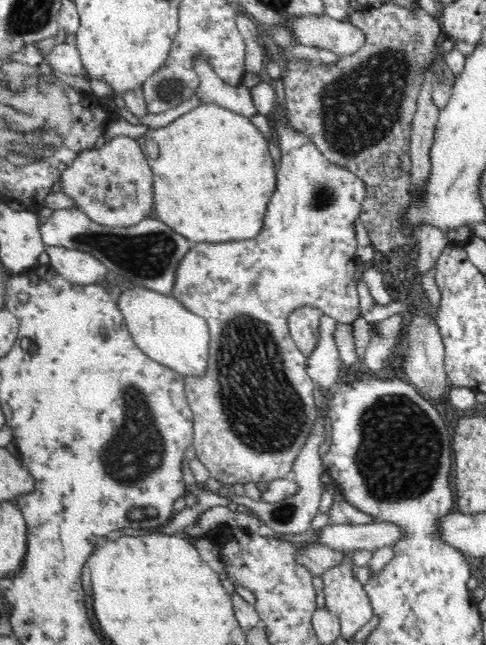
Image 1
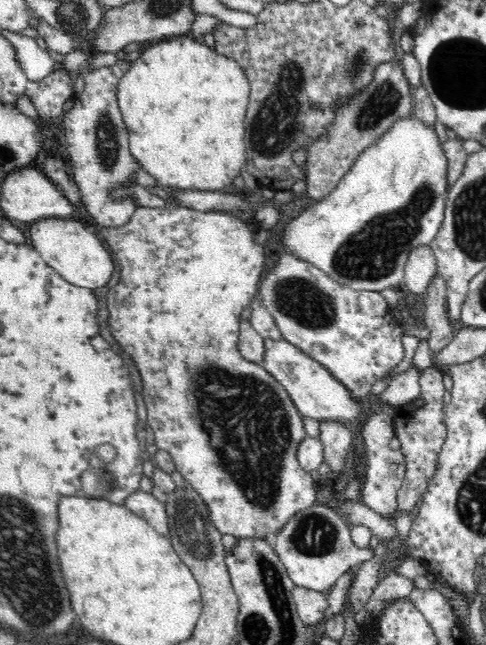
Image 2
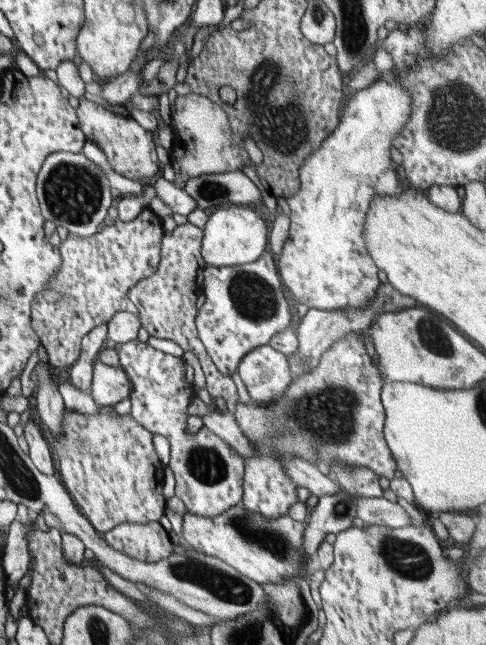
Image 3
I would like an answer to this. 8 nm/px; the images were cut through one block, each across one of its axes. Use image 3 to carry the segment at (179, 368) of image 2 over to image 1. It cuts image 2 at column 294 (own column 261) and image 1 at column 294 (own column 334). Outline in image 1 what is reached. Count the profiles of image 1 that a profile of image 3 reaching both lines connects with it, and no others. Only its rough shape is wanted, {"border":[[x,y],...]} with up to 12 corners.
{"border":[[306,133],[261,234],[200,243],[172,296],[208,323],[192,444],[239,489],[318,419],[287,318],[349,324],[365,185]]}

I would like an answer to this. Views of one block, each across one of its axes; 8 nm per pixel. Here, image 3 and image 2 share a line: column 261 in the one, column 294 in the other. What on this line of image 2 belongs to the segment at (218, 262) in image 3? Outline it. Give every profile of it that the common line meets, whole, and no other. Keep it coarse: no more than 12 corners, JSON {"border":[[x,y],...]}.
{"border":[[410,116],[292,218],[284,251],[396,290],[444,224],[447,158]]}

